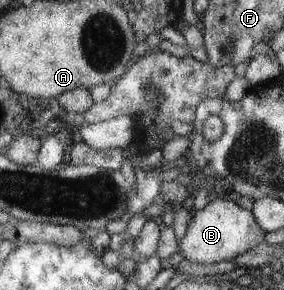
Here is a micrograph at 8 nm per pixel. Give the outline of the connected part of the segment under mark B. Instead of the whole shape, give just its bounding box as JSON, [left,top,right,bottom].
[176,195,265,264]

